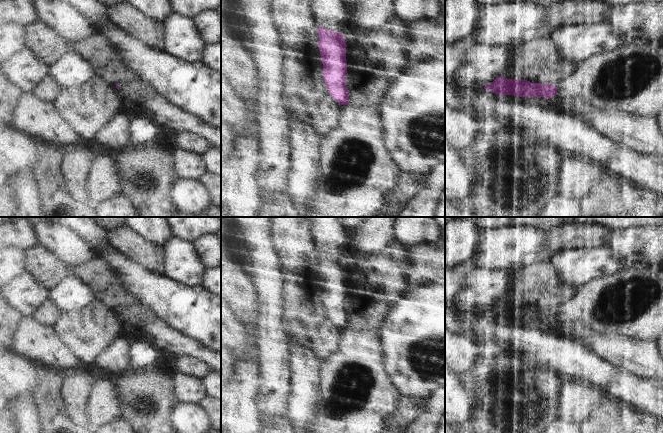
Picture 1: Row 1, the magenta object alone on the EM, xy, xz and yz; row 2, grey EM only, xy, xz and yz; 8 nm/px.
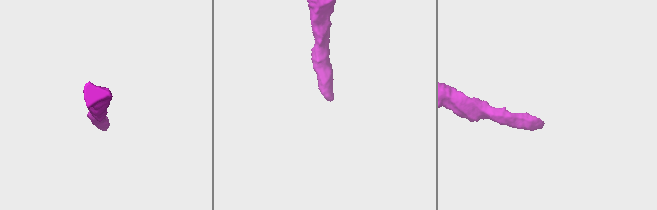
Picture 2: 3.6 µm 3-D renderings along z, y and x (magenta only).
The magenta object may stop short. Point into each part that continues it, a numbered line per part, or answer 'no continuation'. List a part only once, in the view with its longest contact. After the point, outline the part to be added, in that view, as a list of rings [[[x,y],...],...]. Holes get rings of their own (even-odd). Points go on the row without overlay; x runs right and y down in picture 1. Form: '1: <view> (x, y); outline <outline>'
no continuation

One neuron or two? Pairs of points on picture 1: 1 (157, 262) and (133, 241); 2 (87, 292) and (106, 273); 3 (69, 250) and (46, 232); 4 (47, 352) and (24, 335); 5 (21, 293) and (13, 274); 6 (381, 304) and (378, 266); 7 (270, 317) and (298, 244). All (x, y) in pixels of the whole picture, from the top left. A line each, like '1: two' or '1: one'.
1: one
2: two
3: one
4: one
5: one
6: one
7: two

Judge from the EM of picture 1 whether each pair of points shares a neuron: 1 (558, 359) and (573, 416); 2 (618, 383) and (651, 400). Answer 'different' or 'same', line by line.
1: different
2: same

